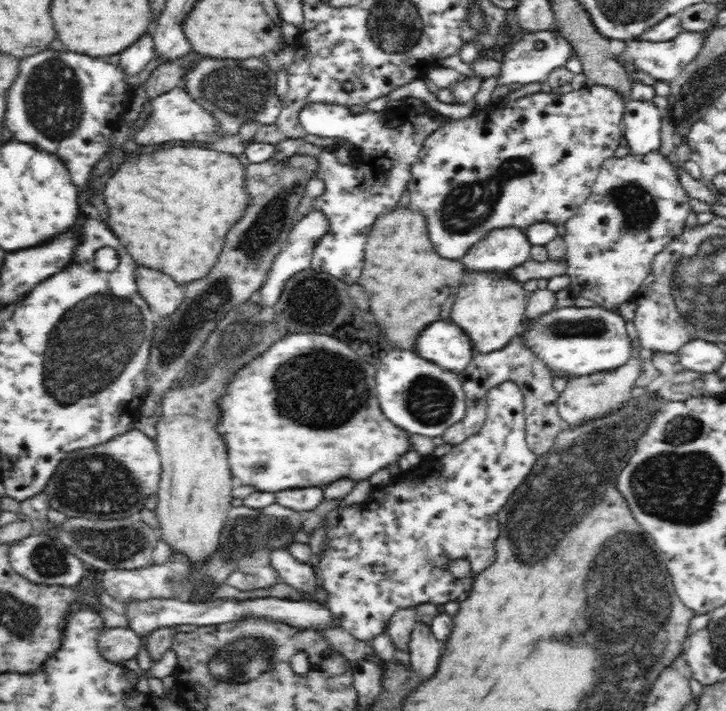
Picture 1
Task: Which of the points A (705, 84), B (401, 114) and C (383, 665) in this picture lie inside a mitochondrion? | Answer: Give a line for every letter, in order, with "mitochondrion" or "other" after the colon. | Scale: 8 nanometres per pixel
A: mitochondrion
B: other
C: other

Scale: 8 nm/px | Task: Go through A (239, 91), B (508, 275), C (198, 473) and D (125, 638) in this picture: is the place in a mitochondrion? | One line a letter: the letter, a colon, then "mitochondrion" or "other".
A: mitochondrion
B: other
C: other
D: other

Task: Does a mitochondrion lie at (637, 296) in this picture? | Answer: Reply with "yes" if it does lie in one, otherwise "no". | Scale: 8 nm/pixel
no

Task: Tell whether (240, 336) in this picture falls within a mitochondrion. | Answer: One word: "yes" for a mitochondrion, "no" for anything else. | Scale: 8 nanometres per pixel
yes

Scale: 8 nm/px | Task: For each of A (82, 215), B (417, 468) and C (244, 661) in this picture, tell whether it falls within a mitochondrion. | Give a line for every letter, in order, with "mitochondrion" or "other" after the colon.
A: other
B: other
C: mitochondrion

